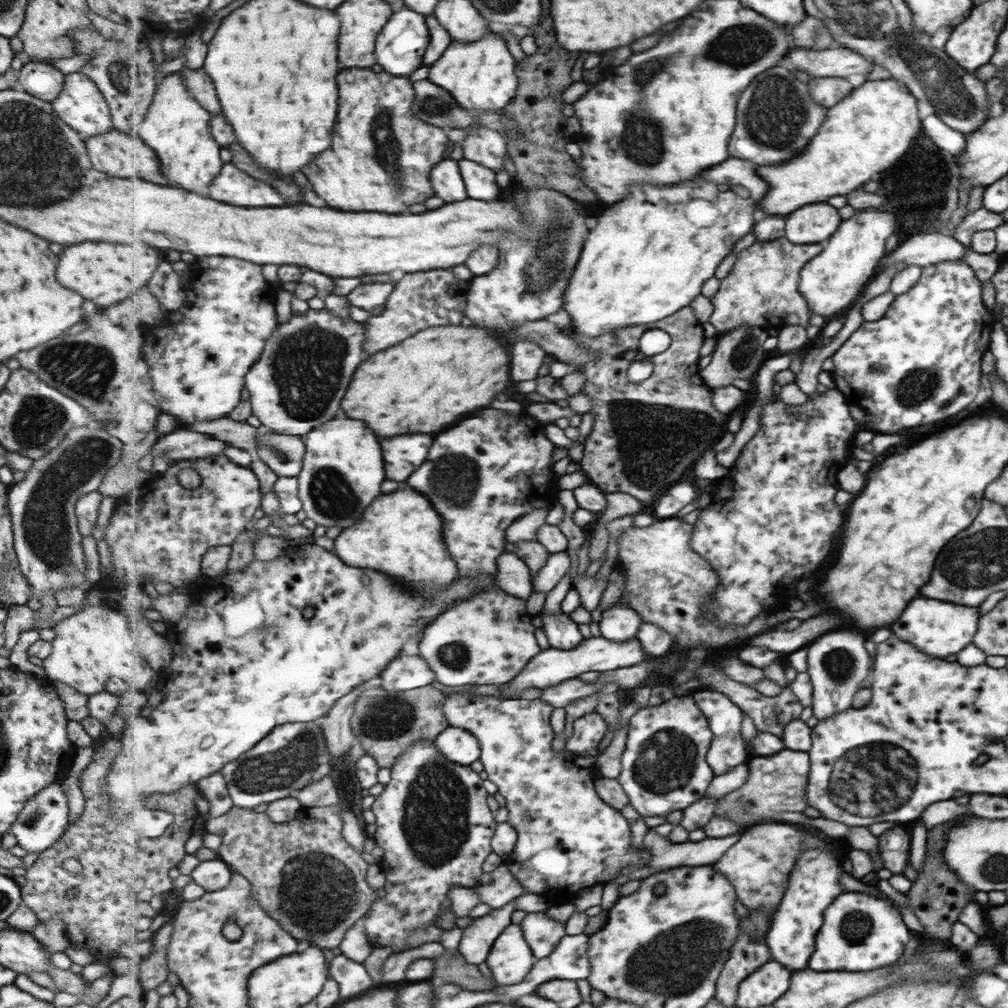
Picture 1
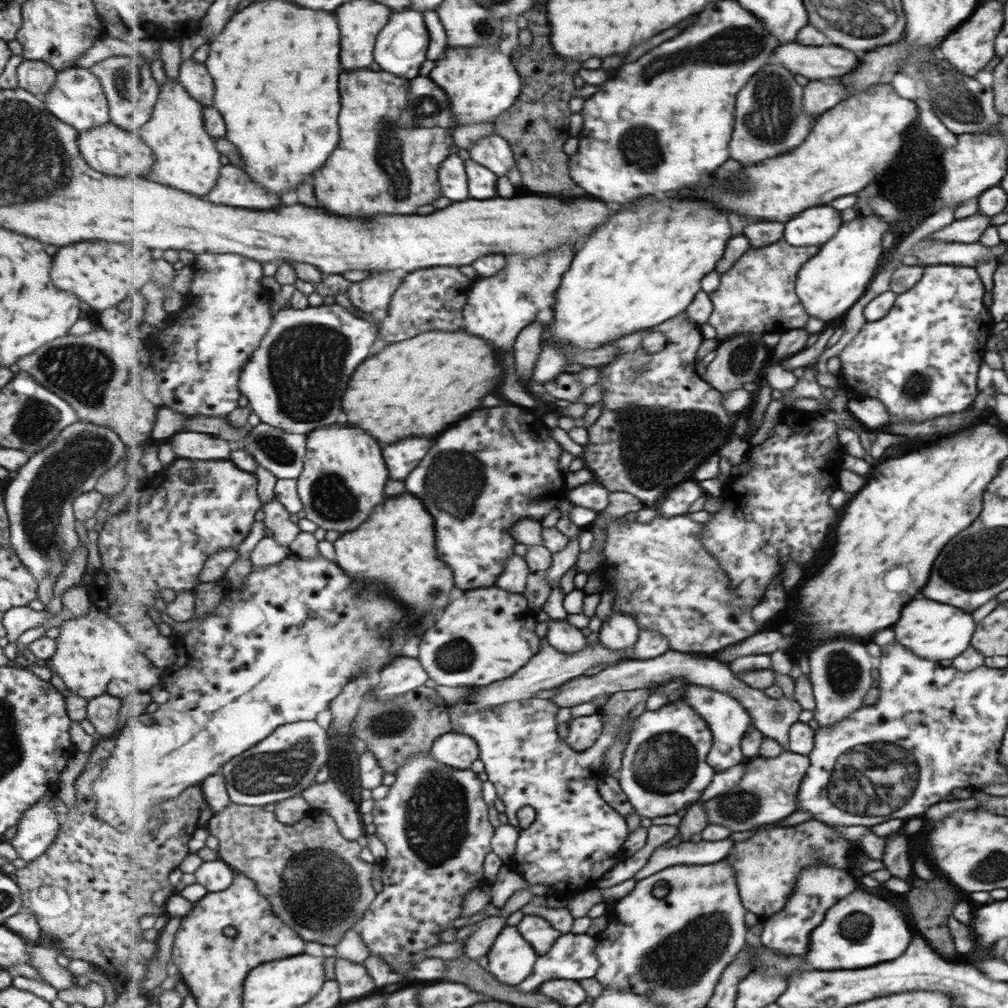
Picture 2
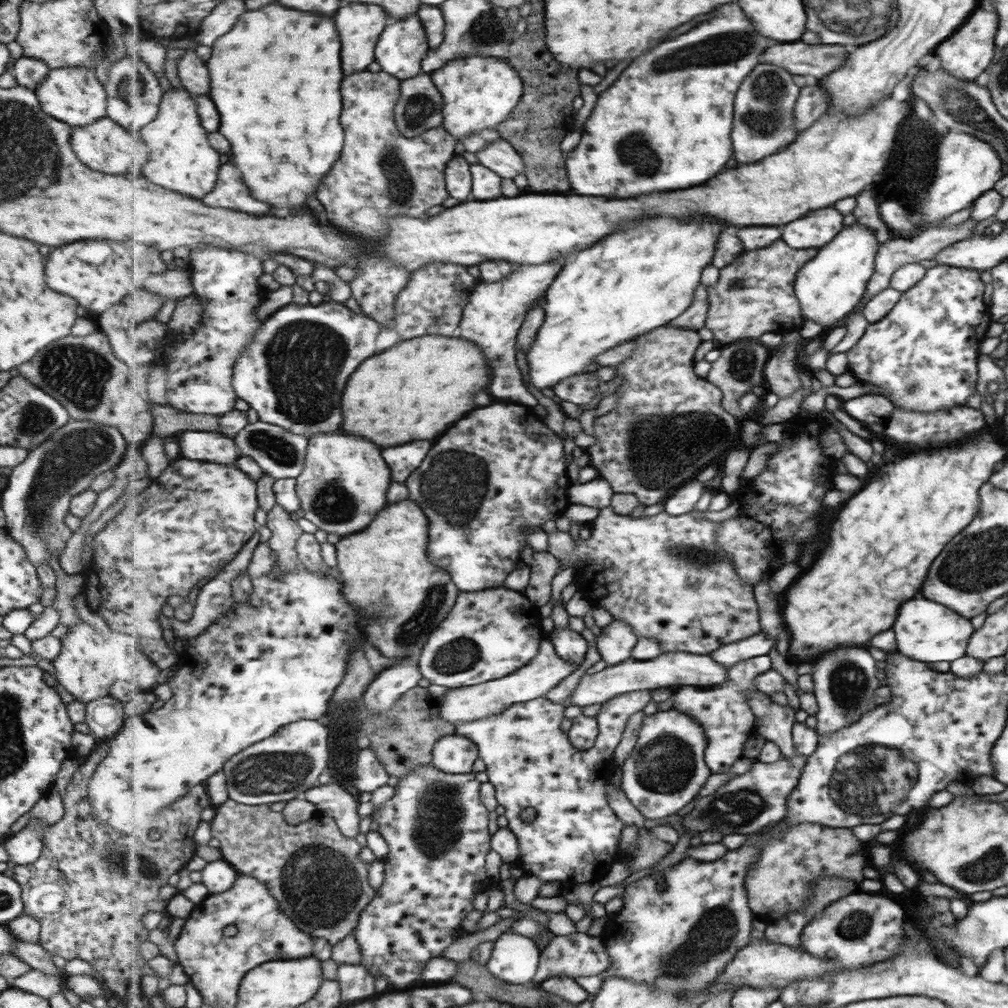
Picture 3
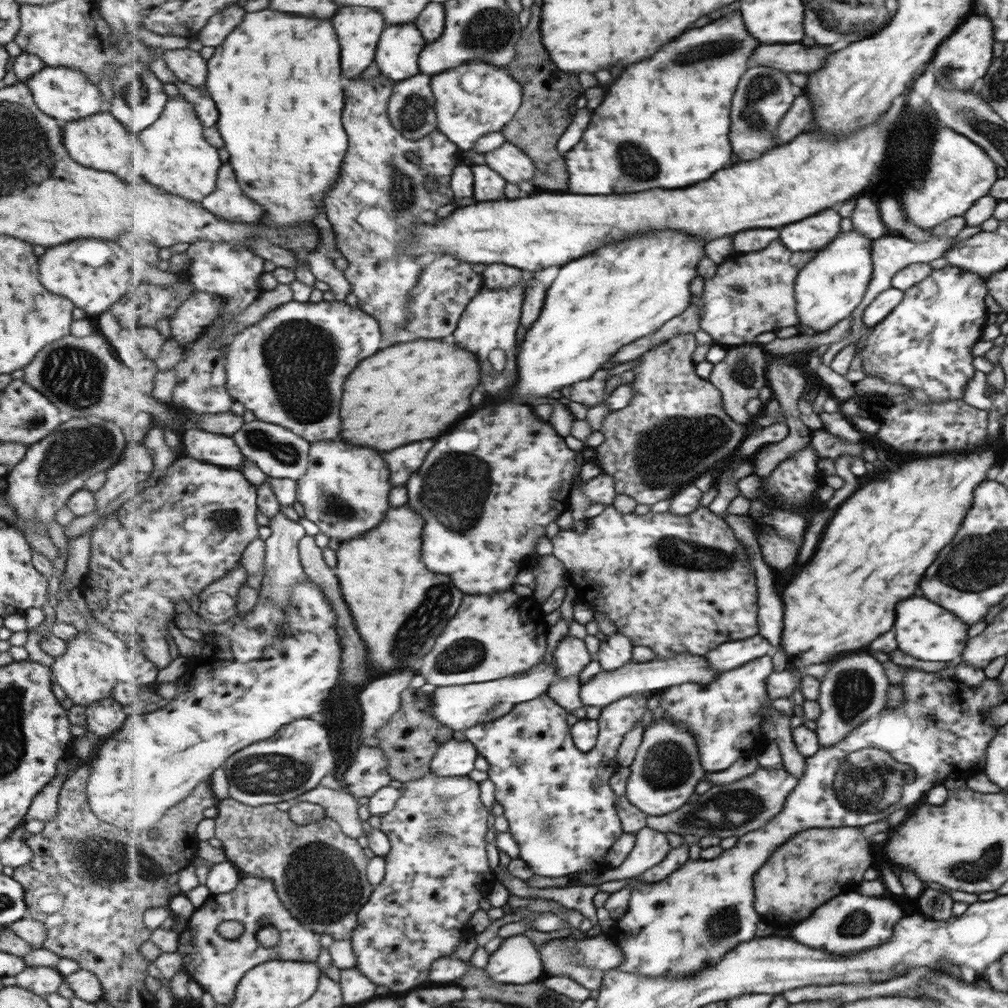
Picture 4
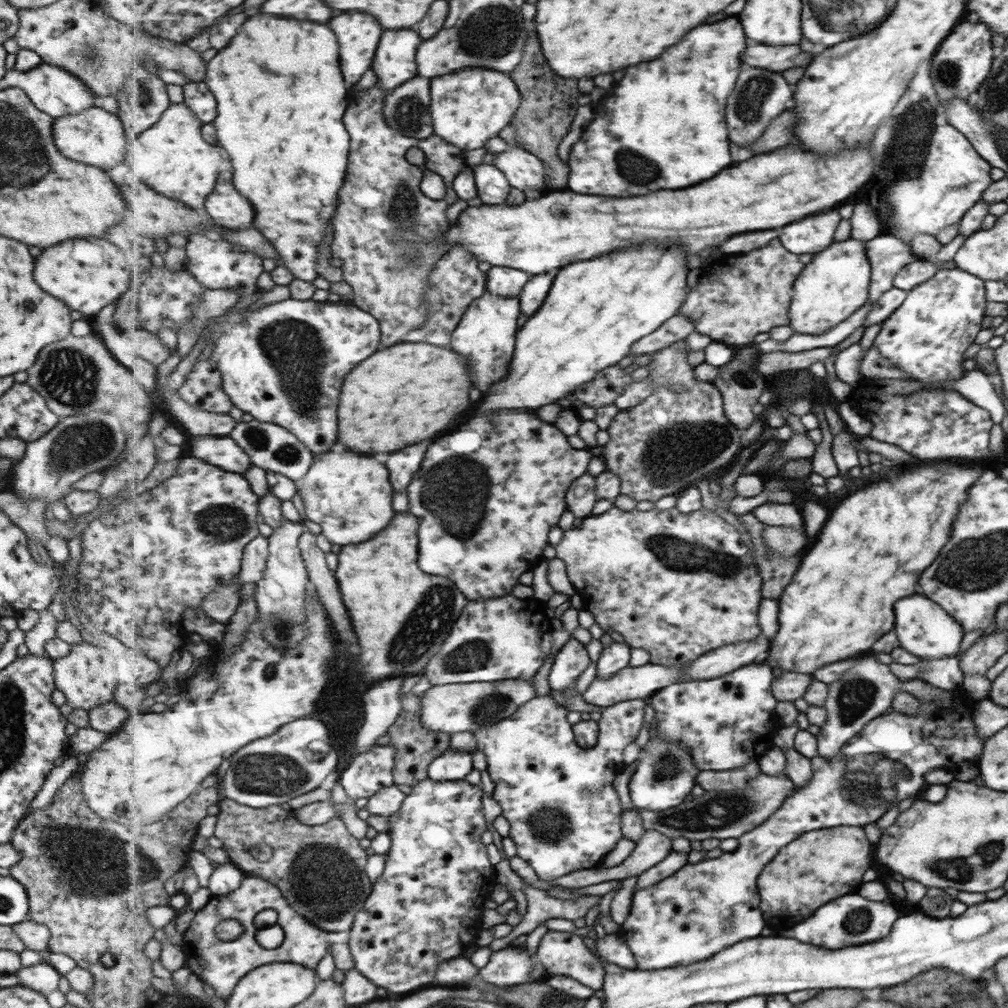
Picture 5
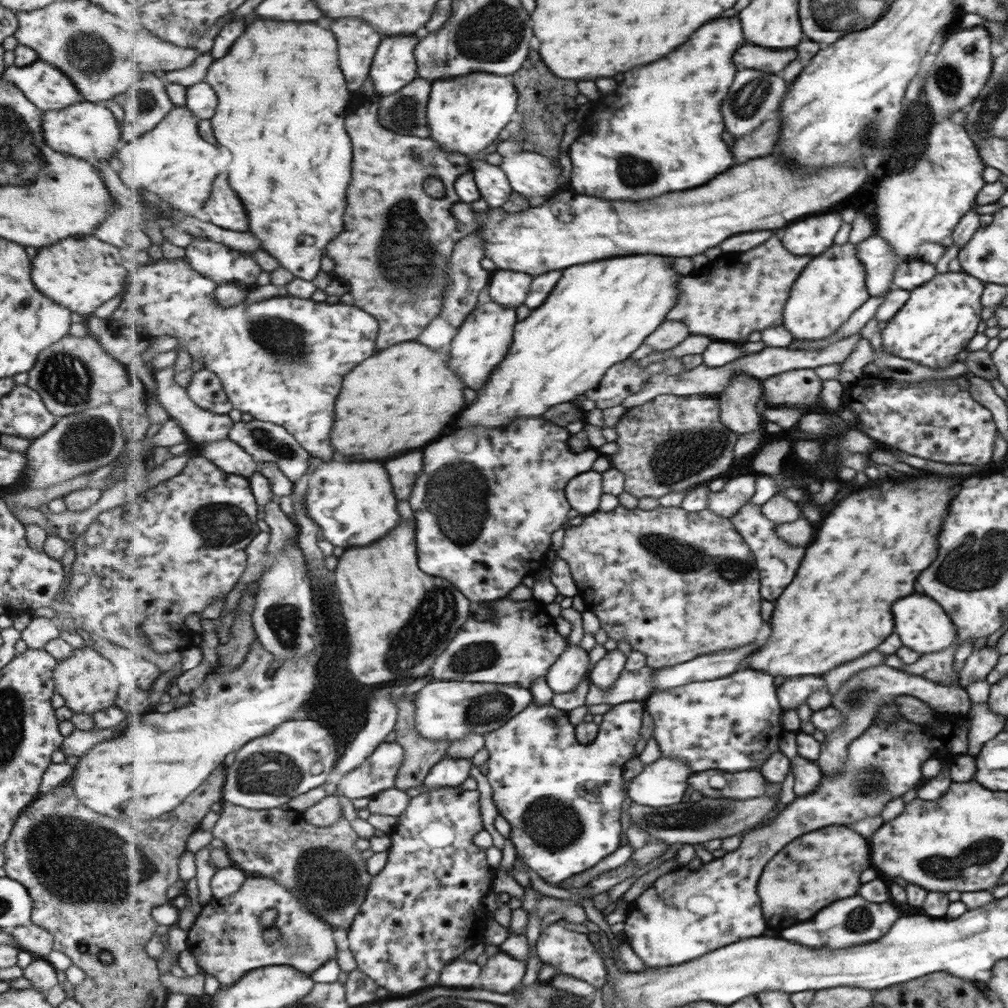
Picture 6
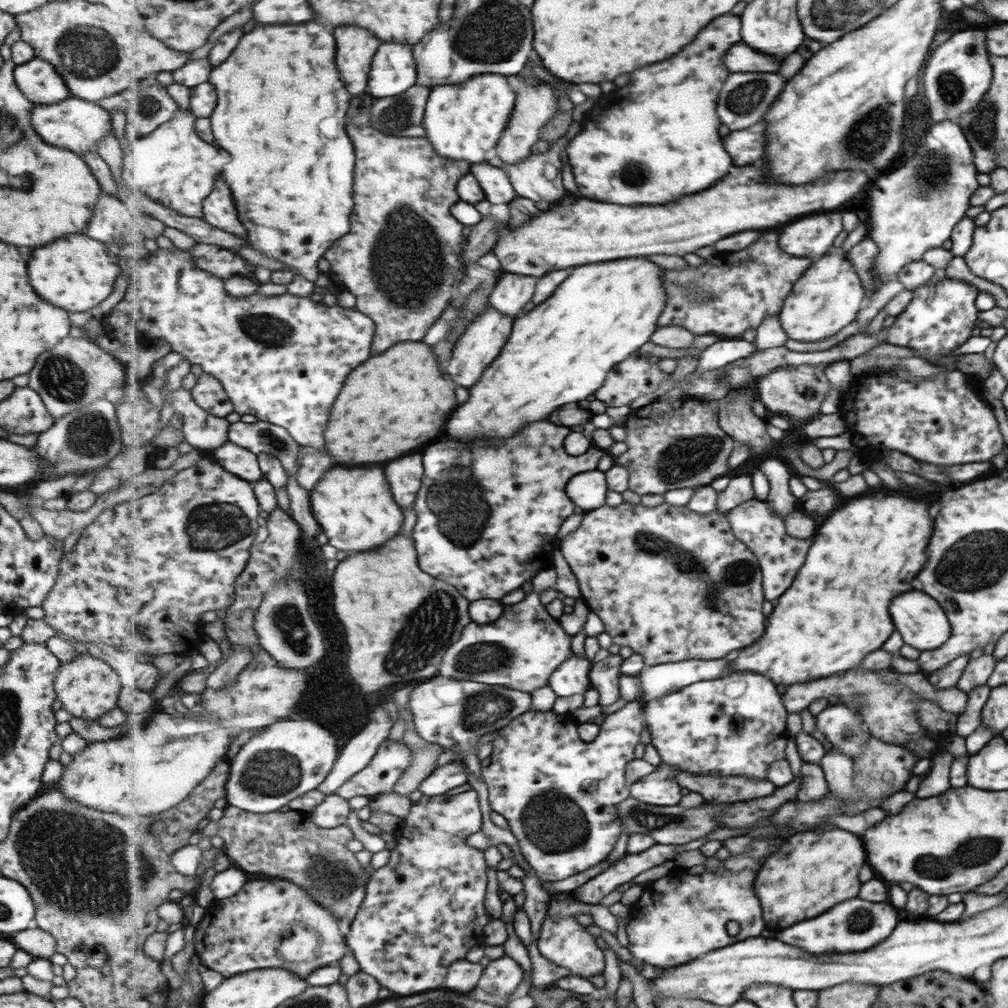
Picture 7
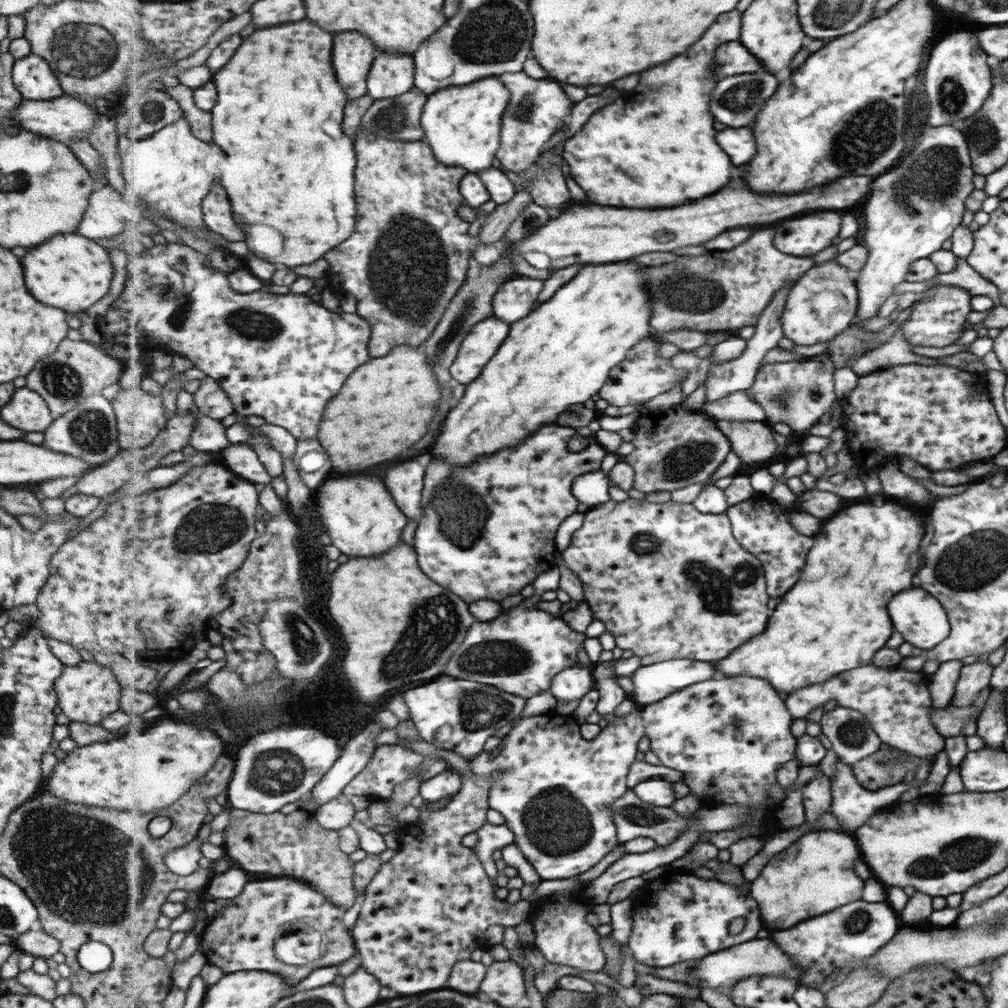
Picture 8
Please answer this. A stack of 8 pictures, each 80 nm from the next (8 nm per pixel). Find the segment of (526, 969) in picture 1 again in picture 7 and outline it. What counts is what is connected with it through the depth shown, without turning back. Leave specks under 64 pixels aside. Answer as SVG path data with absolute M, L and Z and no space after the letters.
M509 955L491 960L484 970L479 986L489 994L509 998L523 982L526 970Z

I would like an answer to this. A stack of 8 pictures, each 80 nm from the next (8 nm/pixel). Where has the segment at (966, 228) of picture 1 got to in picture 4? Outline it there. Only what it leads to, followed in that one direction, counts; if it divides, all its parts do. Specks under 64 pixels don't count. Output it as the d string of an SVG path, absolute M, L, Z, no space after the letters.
M888 233L881 238L877 238L873 240L871 243L871 264L872 264L872 272L867 283L863 298L861 298L861 302L855 306L853 312L850 314L851 324L850 324L850 334L844 337L842 340L832 343L821 356L821 363L825 366L828 366L835 356L835 354L840 351L843 347L847 346L850 341L858 335L859 331L862 327L862 313L863 309L883 290L887 290L891 288L891 277L895 275L897 272L901 271L905 266L914 264L914 263L928 263L936 258L942 256L942 253L949 249L952 246L953 237L945 237L945 236L935 236L928 233L928 237L926 241L922 243L911 242L909 239L903 238L900 235L895 233Z

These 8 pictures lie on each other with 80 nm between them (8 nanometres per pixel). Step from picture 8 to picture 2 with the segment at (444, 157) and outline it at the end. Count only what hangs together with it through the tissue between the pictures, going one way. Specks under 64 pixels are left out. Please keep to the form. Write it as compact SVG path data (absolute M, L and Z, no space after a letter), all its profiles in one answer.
M499 43L446 50L444 59L436 61L430 77L448 94L459 126L495 123L507 109L517 104L524 90L524 79L516 69L511 54L503 54Z

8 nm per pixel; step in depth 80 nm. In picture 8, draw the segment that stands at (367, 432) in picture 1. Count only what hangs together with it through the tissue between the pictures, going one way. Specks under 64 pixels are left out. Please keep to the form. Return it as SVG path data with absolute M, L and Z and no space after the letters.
M355 474L333 476L319 488L319 507L322 522L333 540L331 544L349 556L379 556L397 546L403 538L409 517L397 506L385 482L379 476Z

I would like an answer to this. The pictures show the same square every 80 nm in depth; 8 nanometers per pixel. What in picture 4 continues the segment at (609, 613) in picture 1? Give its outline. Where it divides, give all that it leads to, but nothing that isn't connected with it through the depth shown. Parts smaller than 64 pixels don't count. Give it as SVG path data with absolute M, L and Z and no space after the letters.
M616 631L600 644L597 655L599 656L599 663L602 666L602 670L613 672L613 670L618 670L628 662L631 662L634 658L634 648L629 636Z

